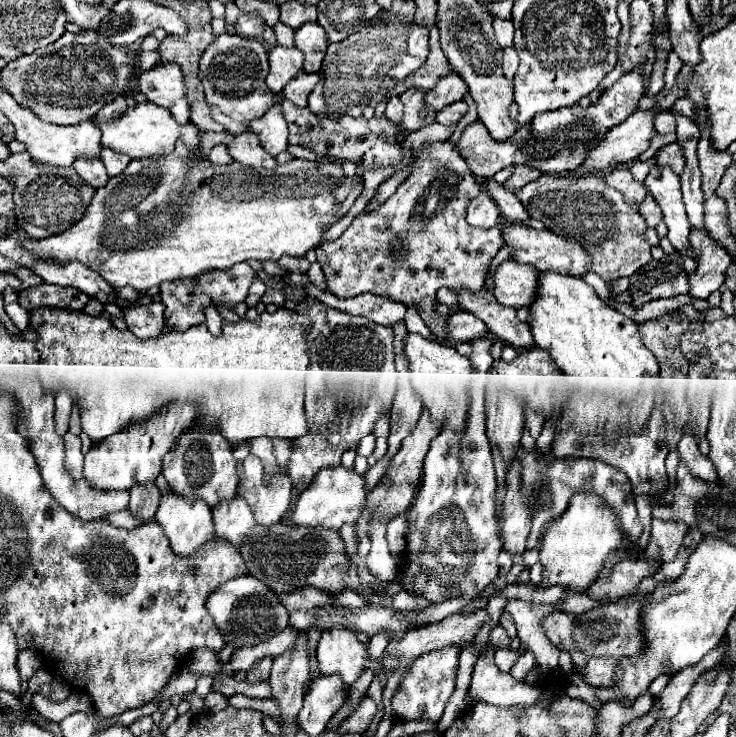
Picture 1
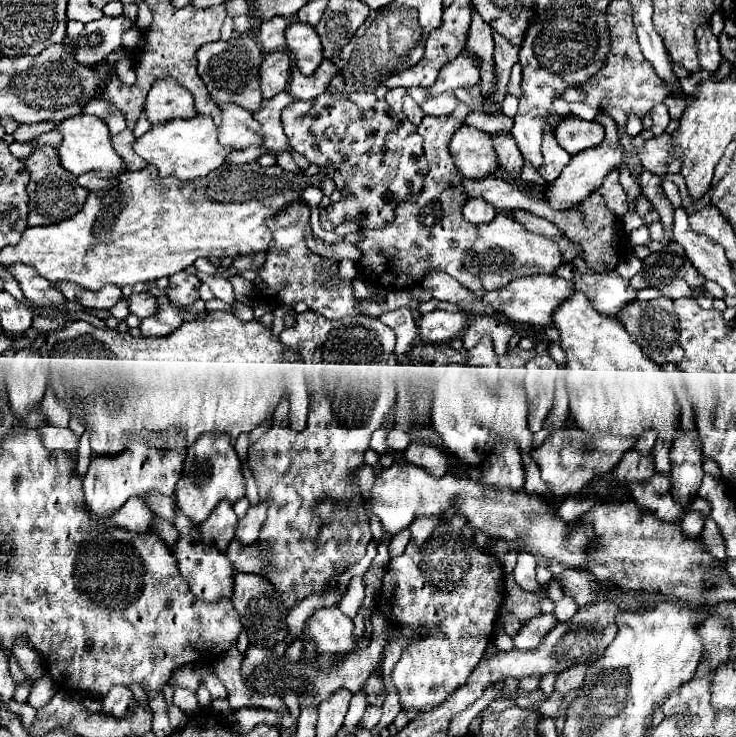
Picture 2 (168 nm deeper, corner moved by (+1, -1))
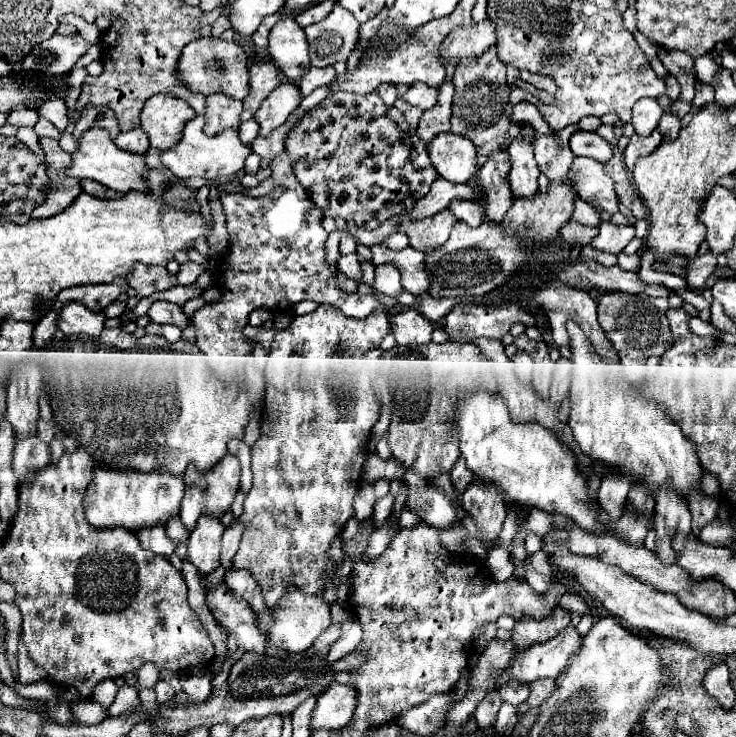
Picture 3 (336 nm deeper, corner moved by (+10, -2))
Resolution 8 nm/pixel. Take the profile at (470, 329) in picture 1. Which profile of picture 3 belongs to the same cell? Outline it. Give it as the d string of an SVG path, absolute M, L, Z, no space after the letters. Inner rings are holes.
M408 308L396 316L390 318L390 332L394 334L396 342L400 346L408 346L408 344L426 344L432 340L432 332L434 332L434 324L424 318L416 308Z

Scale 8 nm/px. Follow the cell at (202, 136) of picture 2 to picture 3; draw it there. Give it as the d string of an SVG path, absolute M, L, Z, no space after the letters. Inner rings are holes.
M196 116L190 122L186 122L182 130L182 138L178 140L178 146L172 146L170 150L160 152L160 160L164 168L168 168L176 178L192 178L200 176L206 180L216 180L222 176L234 176L238 170L242 170L246 156L252 152L250 146L242 144L236 130L224 130L218 136L206 136L202 132L204 118Z

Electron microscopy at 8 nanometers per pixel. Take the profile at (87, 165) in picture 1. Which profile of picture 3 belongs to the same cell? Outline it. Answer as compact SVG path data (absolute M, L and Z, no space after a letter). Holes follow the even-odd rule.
M80 180L80 186L84 192L96 196L96 198L116 198L116 194L112 190L108 190L106 186L94 182L94 180Z

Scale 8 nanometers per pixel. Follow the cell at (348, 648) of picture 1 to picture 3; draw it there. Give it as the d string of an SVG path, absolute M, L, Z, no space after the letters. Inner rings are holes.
M292 588L288 590L276 608L272 608L274 612L274 624L270 626L270 642L276 646L276 648L284 648L288 652L306 652L314 640L332 624L330 620L330 606L322 600L322 598L316 598L316 596L310 596L310 594L304 594L302 590L298 588Z

